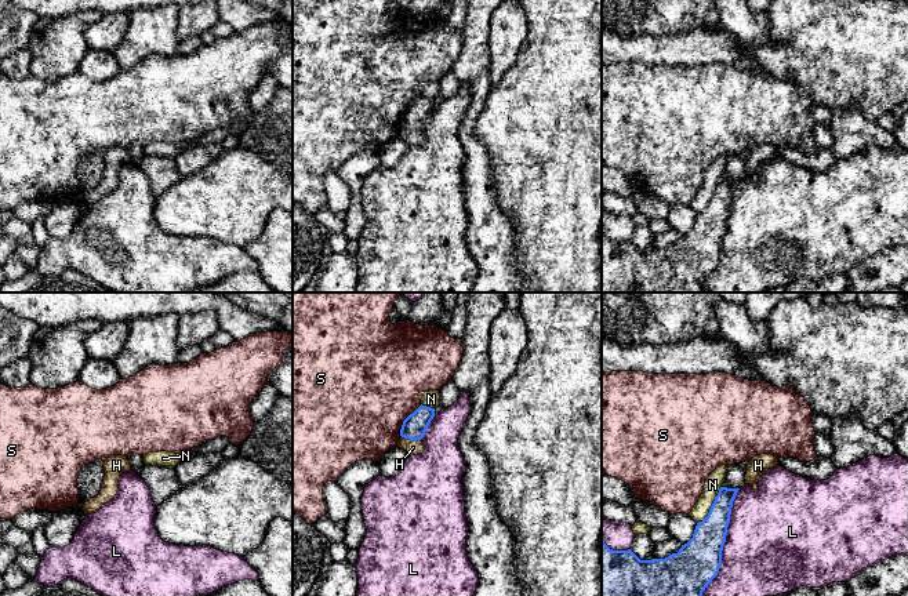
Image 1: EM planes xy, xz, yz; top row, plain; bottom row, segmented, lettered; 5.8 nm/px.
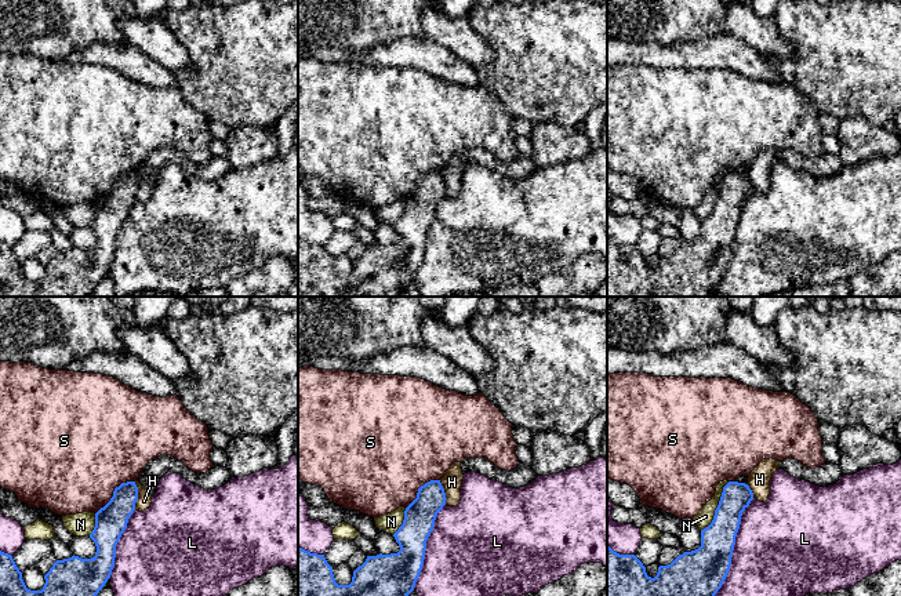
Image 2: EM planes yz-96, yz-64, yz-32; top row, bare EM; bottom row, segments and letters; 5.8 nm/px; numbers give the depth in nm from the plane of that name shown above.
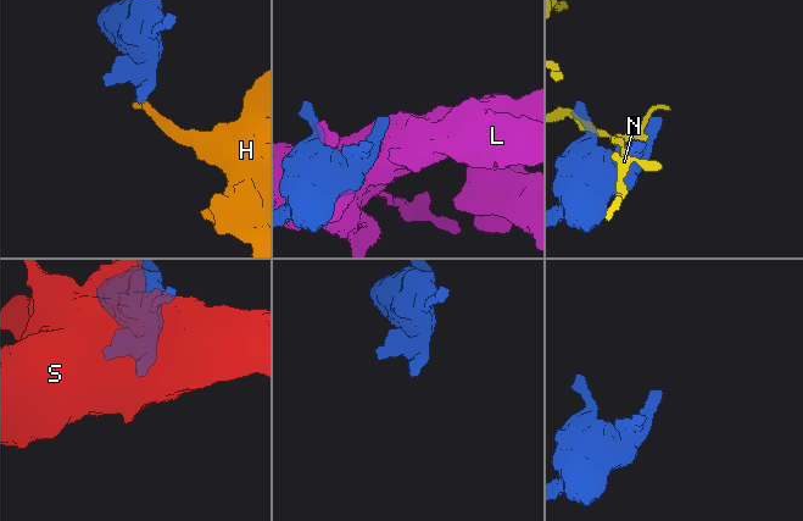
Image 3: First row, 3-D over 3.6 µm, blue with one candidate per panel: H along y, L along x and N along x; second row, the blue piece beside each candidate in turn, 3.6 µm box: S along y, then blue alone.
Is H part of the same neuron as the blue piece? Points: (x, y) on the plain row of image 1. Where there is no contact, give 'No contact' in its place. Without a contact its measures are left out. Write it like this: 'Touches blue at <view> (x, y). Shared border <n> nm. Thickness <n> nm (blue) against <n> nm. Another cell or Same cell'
Touches blue at xz (411, 130). Shared border 110 nm. Thickness 140 nm (blue) against 80 nm. Another cell

